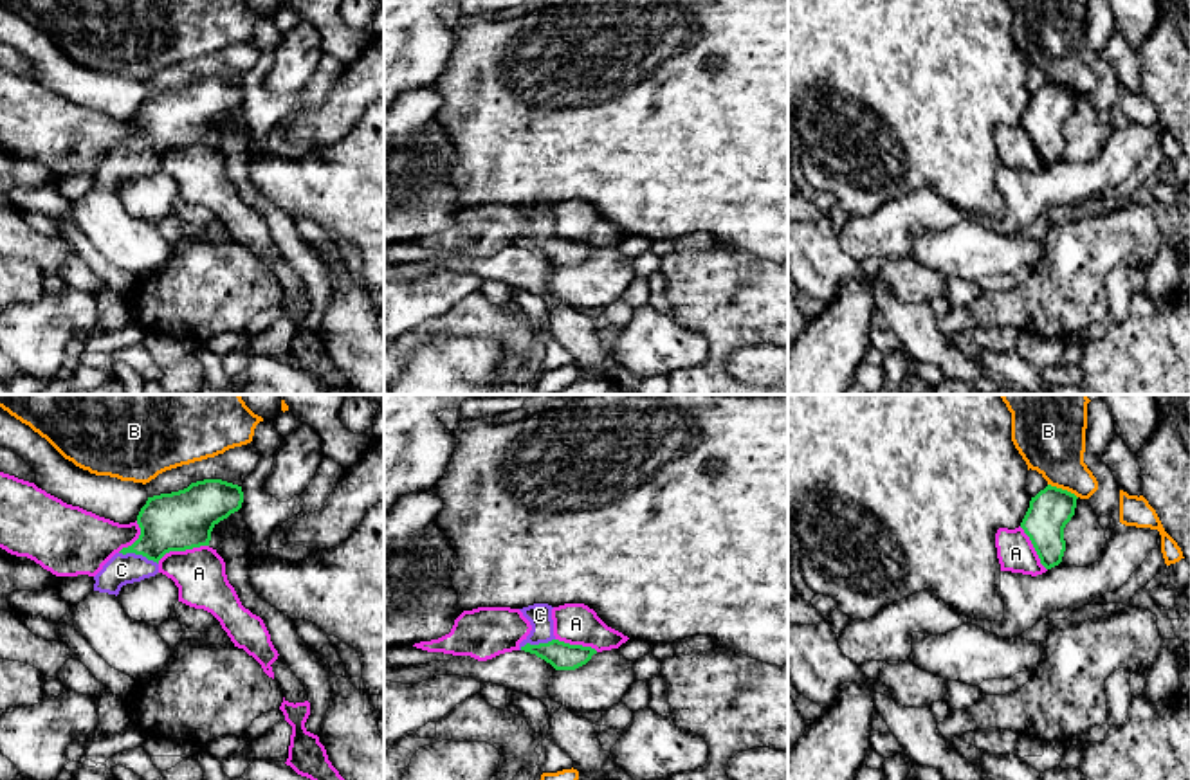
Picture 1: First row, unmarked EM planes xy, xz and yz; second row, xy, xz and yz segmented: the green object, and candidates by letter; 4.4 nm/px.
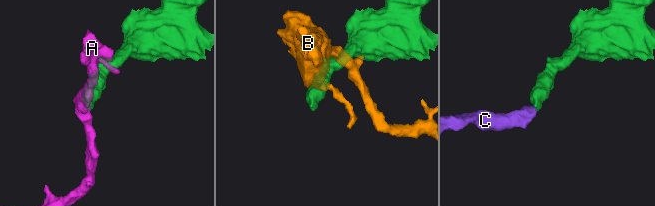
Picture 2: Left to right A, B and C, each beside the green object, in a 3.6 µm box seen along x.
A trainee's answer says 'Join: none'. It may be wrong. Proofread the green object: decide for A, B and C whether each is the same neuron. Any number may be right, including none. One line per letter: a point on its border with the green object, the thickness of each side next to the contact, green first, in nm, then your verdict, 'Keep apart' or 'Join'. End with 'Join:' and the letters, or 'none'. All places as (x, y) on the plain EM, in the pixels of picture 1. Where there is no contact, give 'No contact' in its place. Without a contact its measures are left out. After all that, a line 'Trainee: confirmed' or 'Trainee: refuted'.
A: Touches green at xy (183, 146). Thickness 260 nm (green) against 240 nm. Keep apart
B: Touches green at yz (1061, 85). Thickness 190 nm (green) against 300 nm. Keep apart
C: Touches green at xy (139, 150). Thickness 260 nm (green) against 140 nm. Join
Join: C
Trainee: refuted

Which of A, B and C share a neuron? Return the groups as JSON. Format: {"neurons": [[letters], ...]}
{"neurons": [["A"], ["B"], ["C"]]}

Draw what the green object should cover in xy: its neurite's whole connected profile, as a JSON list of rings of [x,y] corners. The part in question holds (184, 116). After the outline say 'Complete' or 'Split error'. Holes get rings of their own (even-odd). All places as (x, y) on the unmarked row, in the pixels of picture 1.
[[[222,76],[148,94],[137,112],[139,135],[103,162],[94,173],[94,187],[117,193],[123,182],[155,173],[166,150],[209,142],[213,124],[238,108],[242,99],[242,83]]]. Split error

